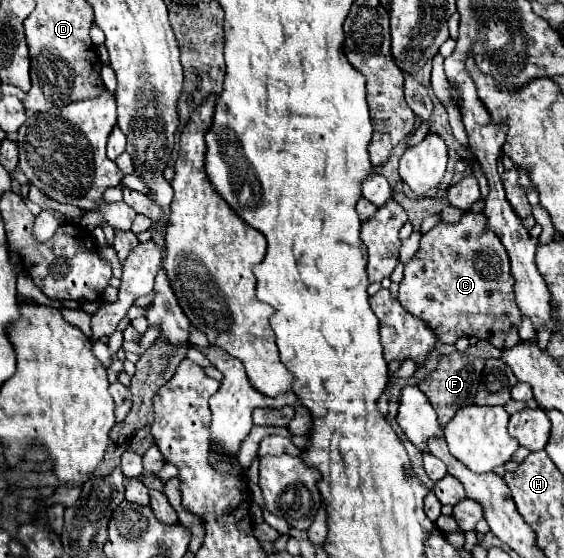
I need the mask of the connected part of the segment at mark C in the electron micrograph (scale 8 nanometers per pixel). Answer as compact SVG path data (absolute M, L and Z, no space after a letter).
M464 213L454 225L436 223L426 235L422 235L418 253L404 265L398 301L406 311L426 321L442 343L456 343L460 337L478 337L490 341L498 349L506 349L520 341L518 327L522 323L522 315L514 301L510 259L498 235L486 227L486 217L482 213Z

